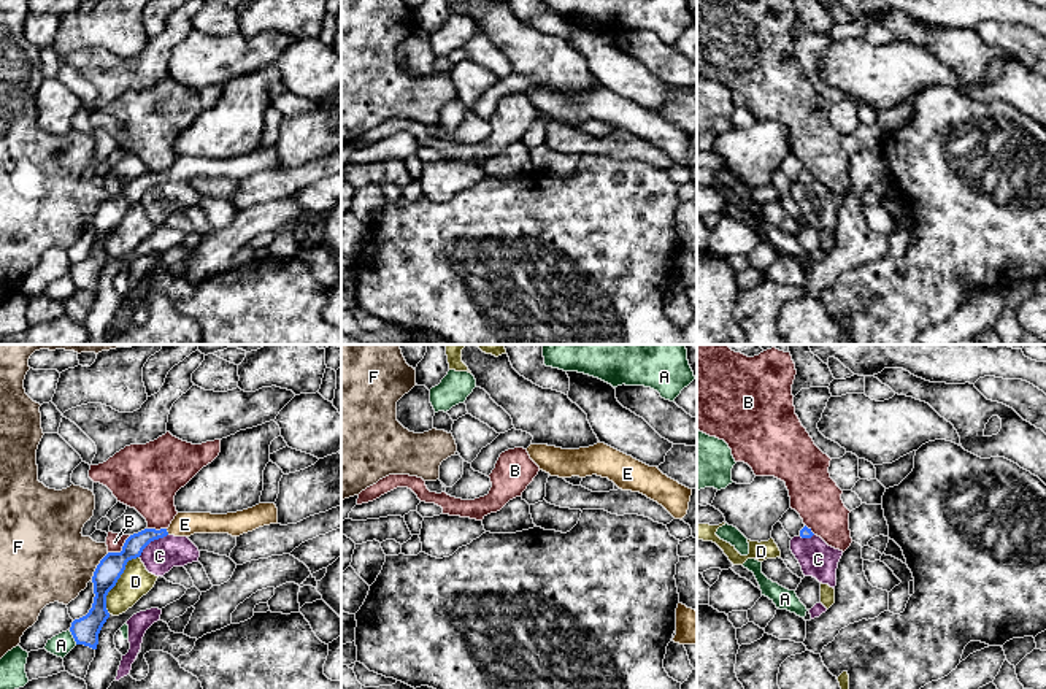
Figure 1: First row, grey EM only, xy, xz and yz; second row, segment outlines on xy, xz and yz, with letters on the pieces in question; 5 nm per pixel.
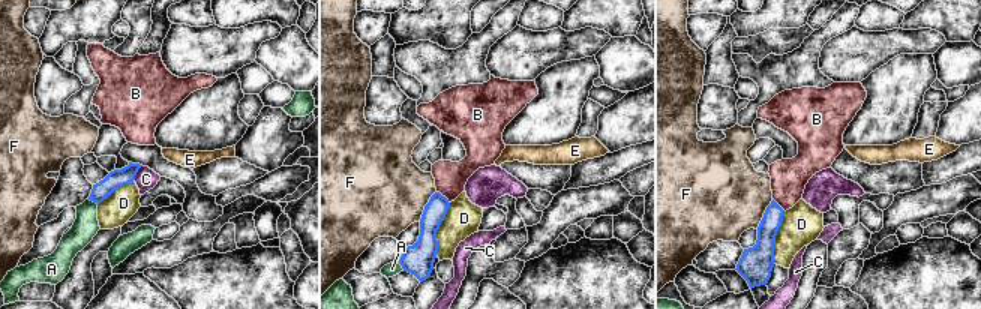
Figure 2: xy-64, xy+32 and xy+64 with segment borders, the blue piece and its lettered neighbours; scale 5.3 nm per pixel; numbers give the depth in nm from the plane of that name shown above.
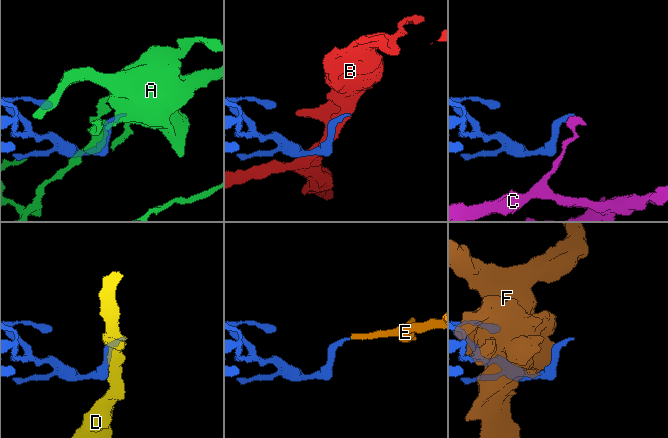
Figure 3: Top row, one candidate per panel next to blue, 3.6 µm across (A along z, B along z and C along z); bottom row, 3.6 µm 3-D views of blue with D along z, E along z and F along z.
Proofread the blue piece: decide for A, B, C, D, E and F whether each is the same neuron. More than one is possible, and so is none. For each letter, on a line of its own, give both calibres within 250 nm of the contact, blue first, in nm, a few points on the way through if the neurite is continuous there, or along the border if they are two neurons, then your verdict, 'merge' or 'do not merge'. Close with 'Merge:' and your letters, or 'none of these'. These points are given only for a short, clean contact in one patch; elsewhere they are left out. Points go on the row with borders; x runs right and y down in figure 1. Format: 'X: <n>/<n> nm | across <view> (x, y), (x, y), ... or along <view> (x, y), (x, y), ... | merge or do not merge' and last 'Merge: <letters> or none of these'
A: 140/110 nm | do not merge
B: 130/90 nm | do not merge
C: 120/170 nm | along xy (167, 534), (154, 538), (138, 556) | do not merge
D: 130/160 nm | do not merge
E: 100/130 nm | across xy (135, 543), (146, 535), (167, 532), (184, 524) | merge
F: 130/420 nm | do not merge
Merge: E

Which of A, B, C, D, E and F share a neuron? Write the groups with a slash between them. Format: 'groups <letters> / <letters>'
groups A / B / C / D / E / F

